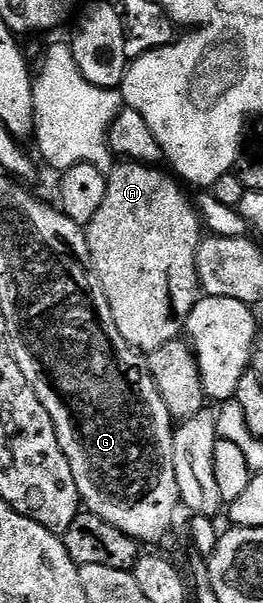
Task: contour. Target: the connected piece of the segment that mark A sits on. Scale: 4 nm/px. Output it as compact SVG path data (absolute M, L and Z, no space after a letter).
M138 162L115 163L106 177L104 206L100 206L100 210L96 210L96 218L92 218L92 222L85 225L88 246L92 254L92 262L98 272L100 282L104 286L104 294L108 294L108 302L112 306L112 318L116 318L116 330L120 330L120 334L124 334L124 342L128 342L143 354L160 350L160 346L164 346L164 342L172 342L179 339L186 327L186 320L190 317L192 310L196 306L196 302L200 299L196 256L198 248L204 239L202 217L198 215L198 209L192 203L192 200L186 197L185 190L187 191L187 189L173 175L167 174L165 171L162 173L160 169L161 167L158 166L143 166Z

